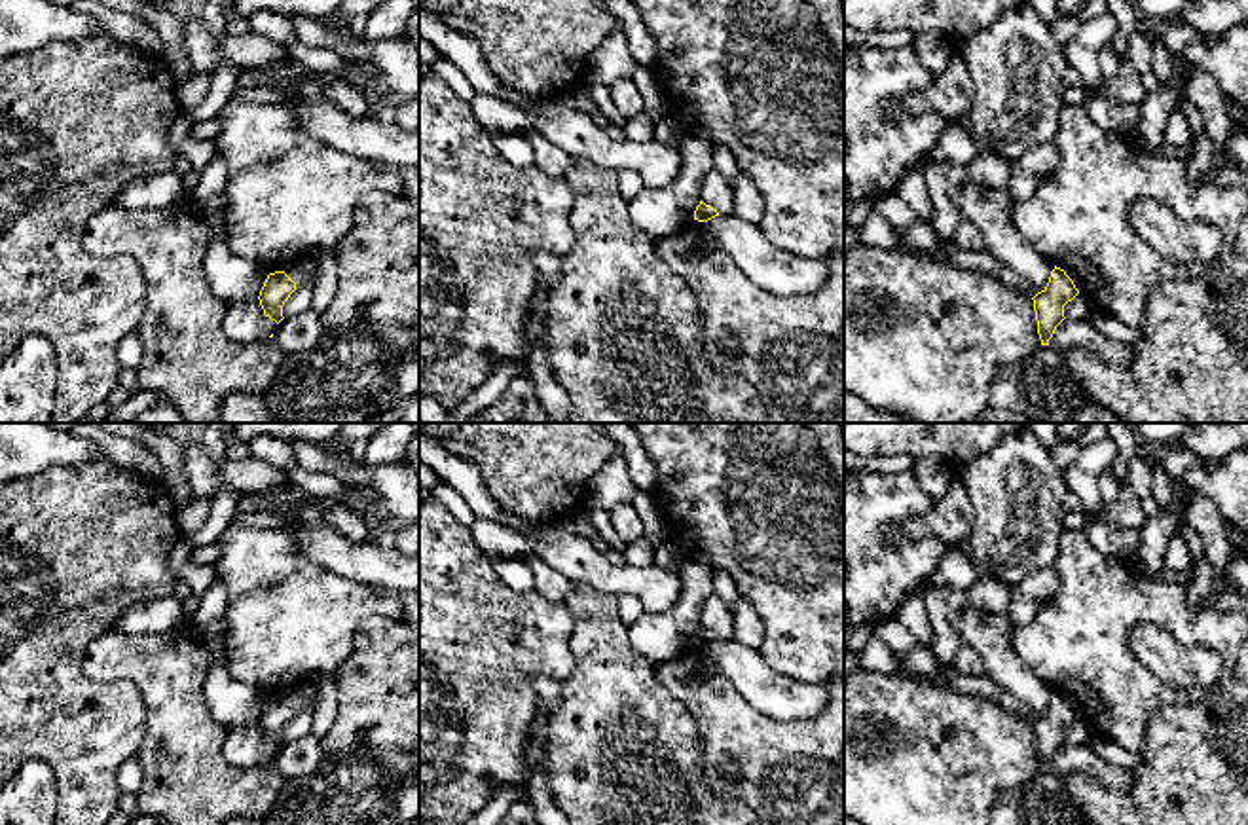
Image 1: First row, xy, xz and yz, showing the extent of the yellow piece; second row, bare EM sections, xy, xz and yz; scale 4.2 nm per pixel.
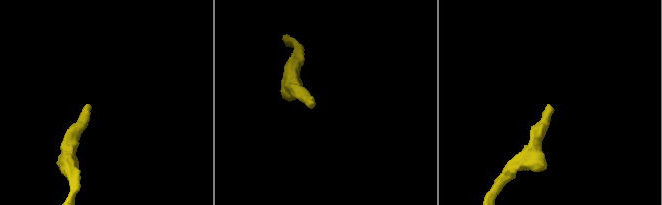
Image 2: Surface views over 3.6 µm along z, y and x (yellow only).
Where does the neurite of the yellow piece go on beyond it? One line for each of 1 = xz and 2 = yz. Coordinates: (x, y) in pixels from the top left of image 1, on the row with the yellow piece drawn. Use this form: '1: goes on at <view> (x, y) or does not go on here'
1: goes on at xz (778, 272)
2: goes on at yz (1072, 275)

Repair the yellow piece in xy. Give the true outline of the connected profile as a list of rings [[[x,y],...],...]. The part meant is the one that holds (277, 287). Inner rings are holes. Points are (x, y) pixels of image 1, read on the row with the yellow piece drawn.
[[[315,256],[302,258],[288,266],[284,271],[269,273],[258,296],[264,315],[279,324],[284,319],[283,305],[290,298],[290,294],[300,284],[313,286],[315,279],[317,279]]]

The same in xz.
[[[700,201],[694,220],[704,222],[738,267],[759,286],[774,296],[810,296],[829,277],[831,254],[800,258],[766,239],[757,224],[736,214],[719,214]]]

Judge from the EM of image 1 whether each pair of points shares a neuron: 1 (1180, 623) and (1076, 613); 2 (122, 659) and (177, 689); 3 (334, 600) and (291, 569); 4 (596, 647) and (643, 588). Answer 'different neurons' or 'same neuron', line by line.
1: same neuron
2: same neuron
3: same neuron
4: different neurons

